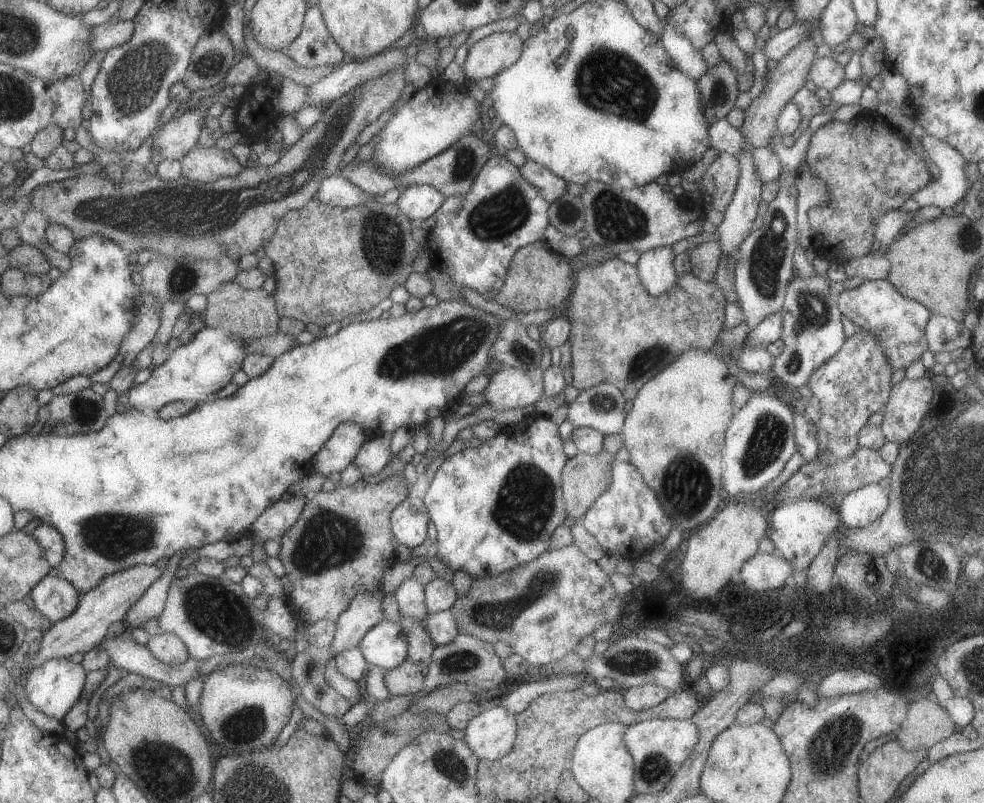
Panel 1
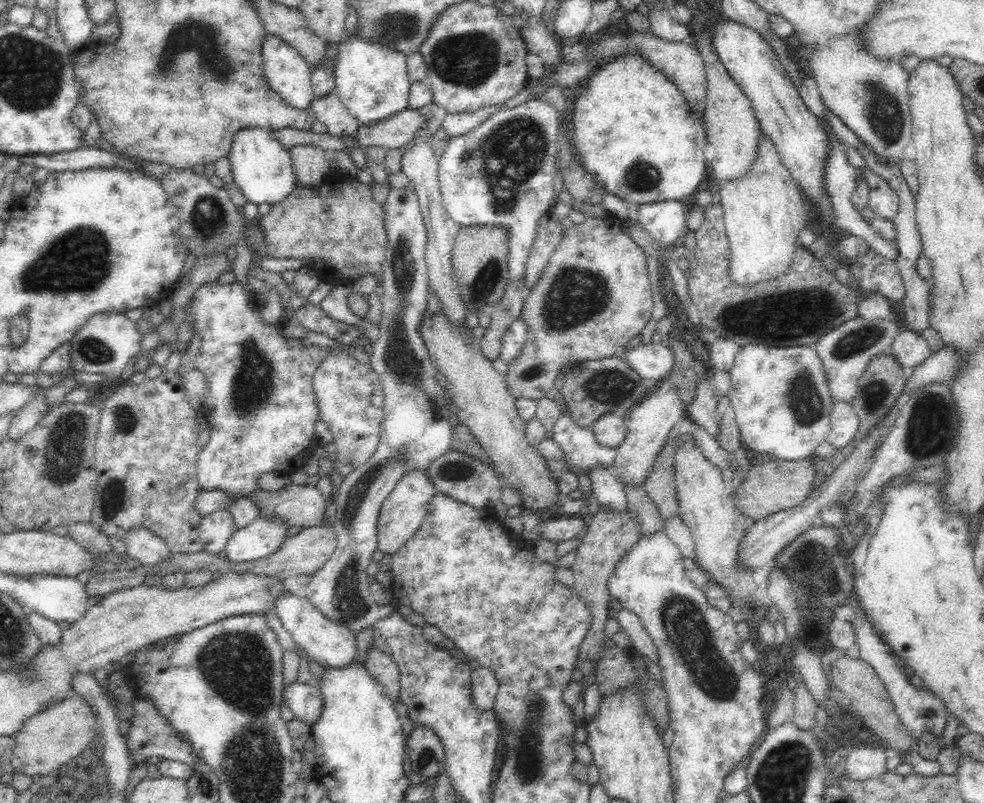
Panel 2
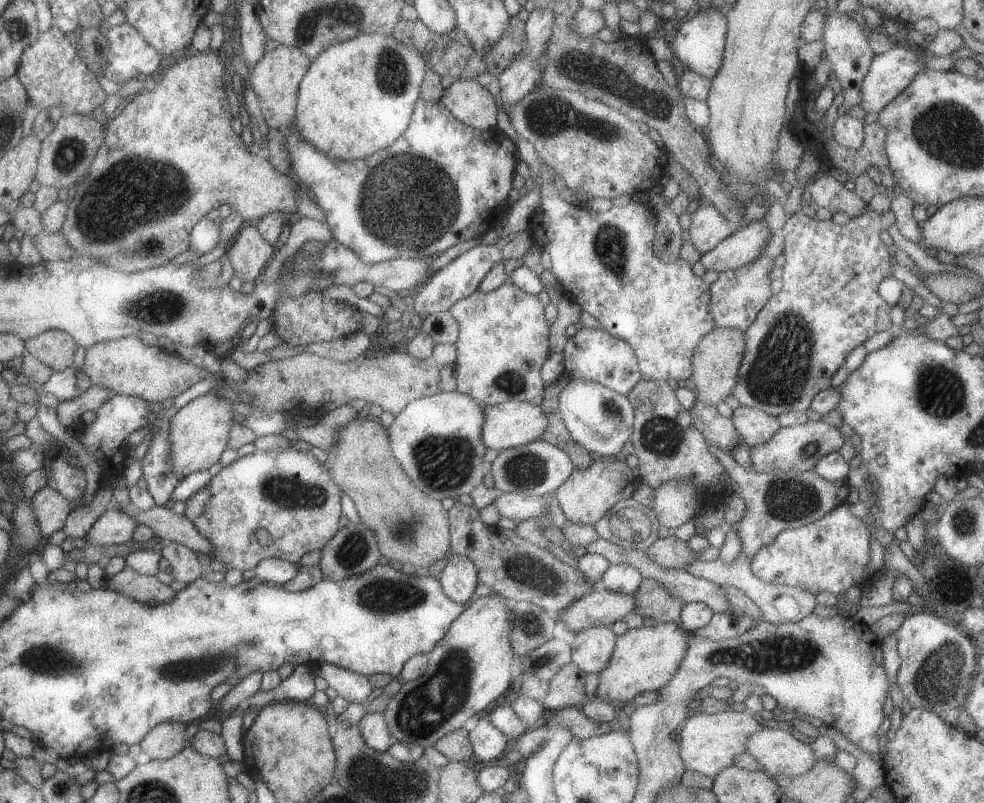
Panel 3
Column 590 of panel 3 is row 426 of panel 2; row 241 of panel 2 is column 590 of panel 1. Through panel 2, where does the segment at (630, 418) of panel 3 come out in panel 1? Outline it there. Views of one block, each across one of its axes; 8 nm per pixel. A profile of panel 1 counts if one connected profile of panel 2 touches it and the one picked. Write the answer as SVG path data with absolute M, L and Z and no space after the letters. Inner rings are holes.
M599 383L578 392L576 398L568 404L566 419L573 427L589 427L590 429L598 430L598 432L604 436L607 436L607 434L620 434L626 415L626 412L623 411L623 408L625 408L625 401L621 391L615 388L613 384Z

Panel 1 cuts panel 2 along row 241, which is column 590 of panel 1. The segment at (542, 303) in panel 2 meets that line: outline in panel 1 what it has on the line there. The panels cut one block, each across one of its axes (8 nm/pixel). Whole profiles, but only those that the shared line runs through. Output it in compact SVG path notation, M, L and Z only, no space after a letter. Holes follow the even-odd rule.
M571 543L563 548L548 549L531 562L501 574L472 579L469 592L456 598L450 611L459 633L489 644L505 642L513 653L538 667L561 660L567 652L573 651L583 636L592 635L597 626L616 625L625 605L625 597L611 586L609 575Z

